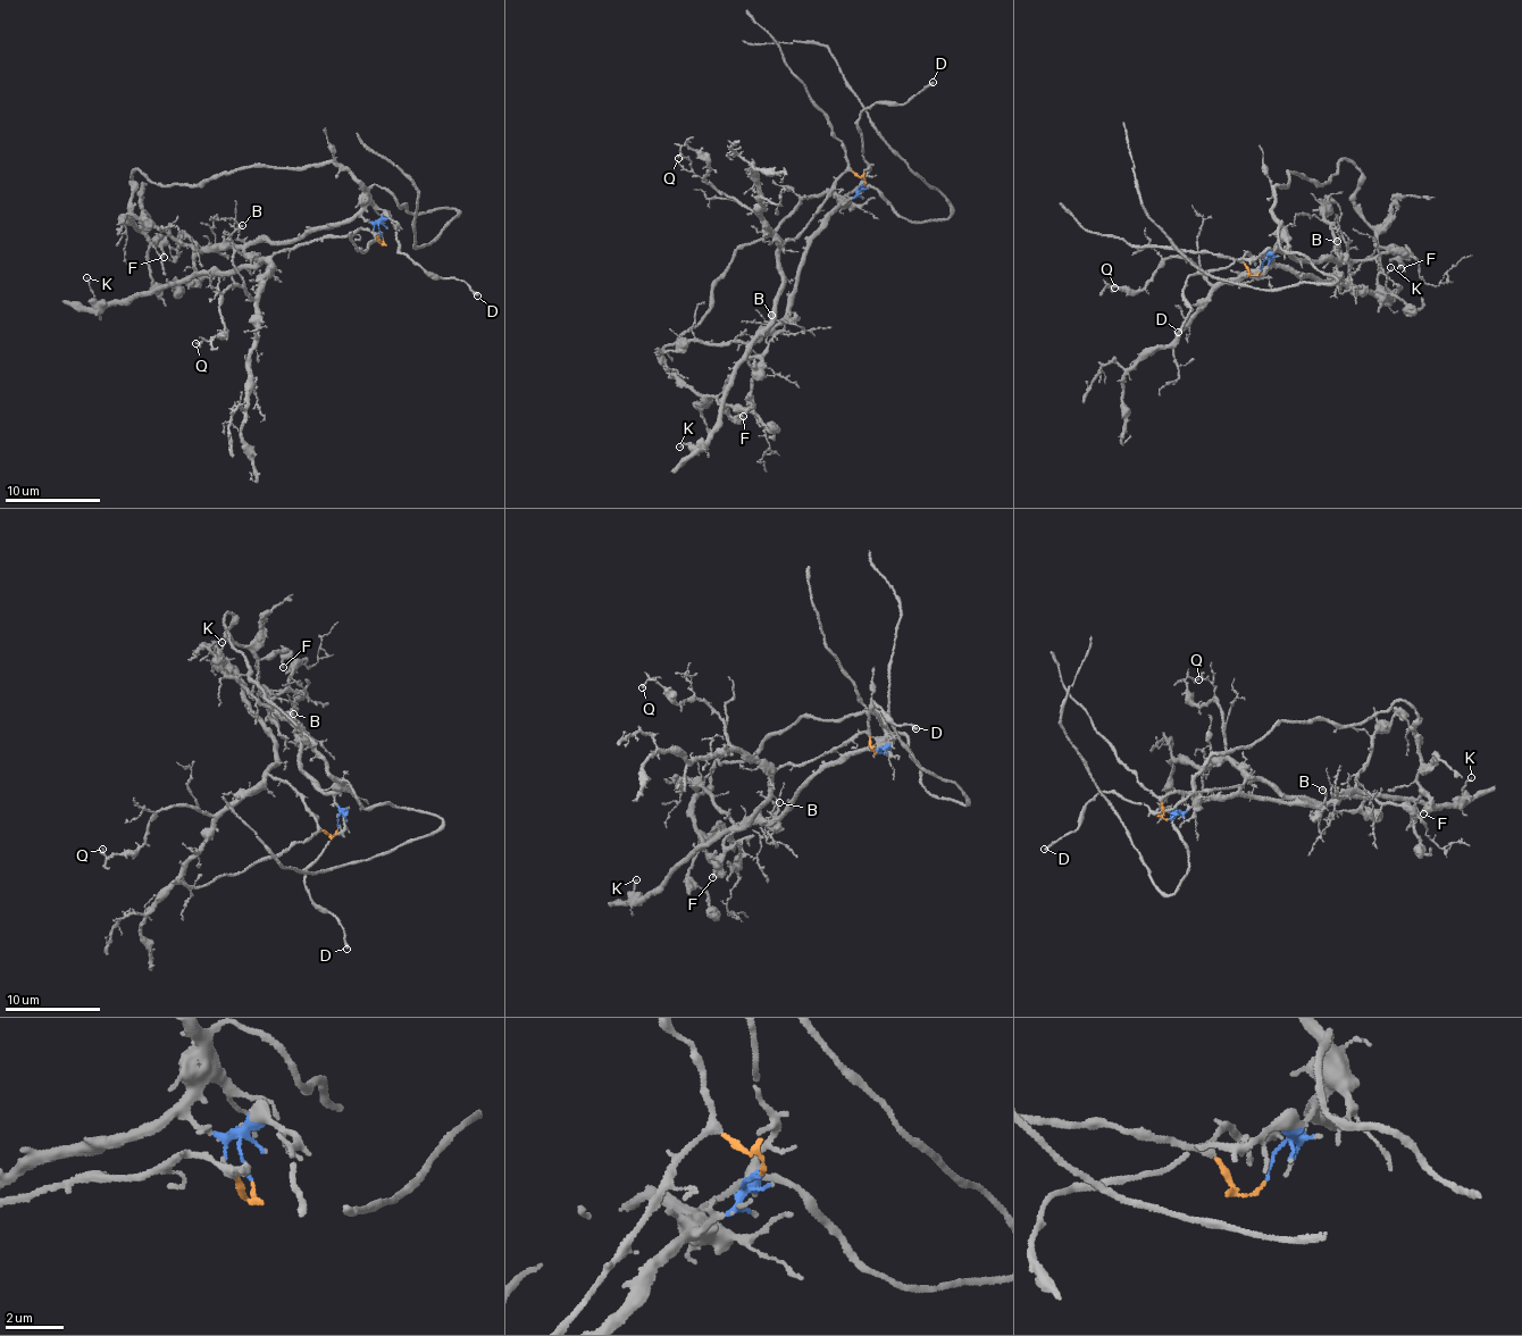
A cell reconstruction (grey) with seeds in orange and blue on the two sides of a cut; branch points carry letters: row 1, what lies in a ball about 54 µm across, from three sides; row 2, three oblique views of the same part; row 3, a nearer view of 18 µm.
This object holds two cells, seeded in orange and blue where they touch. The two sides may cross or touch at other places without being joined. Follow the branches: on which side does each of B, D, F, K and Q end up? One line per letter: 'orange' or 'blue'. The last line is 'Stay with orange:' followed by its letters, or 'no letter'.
B: blue
D: blue
F: blue
K: orange
Q: orange
Stay with orange: K, Q

